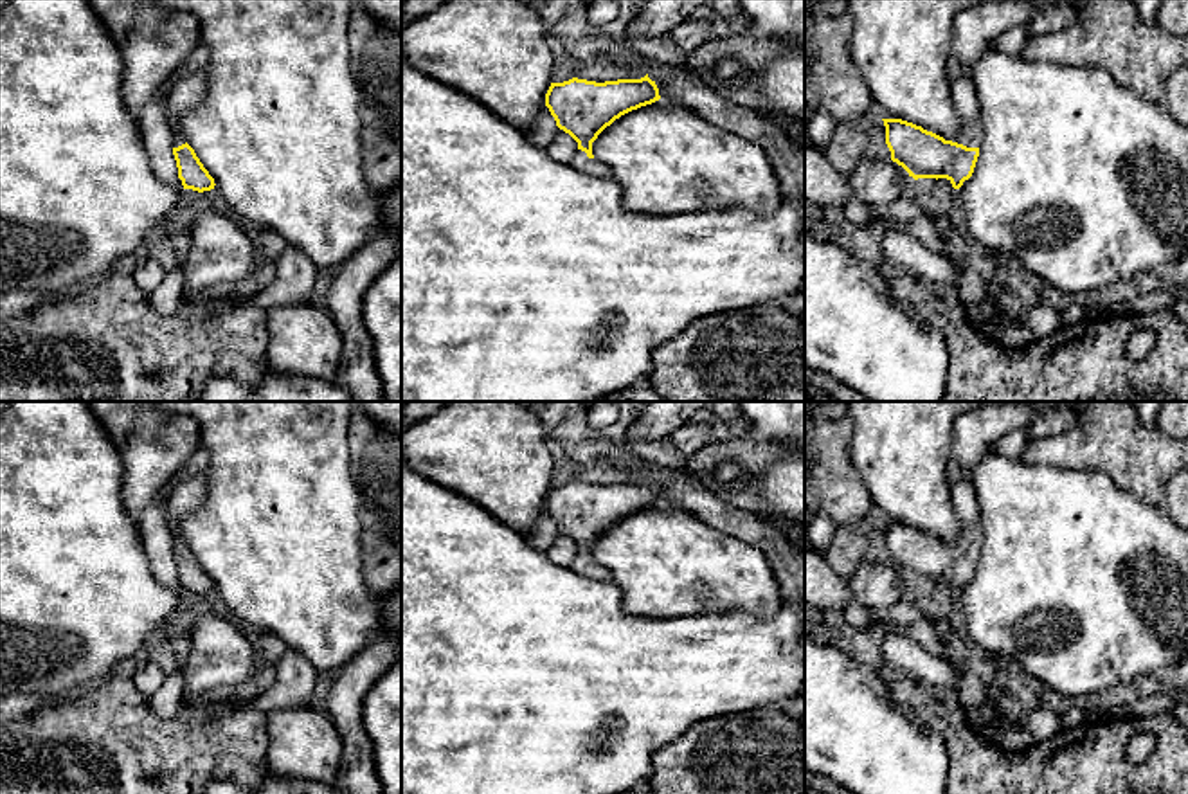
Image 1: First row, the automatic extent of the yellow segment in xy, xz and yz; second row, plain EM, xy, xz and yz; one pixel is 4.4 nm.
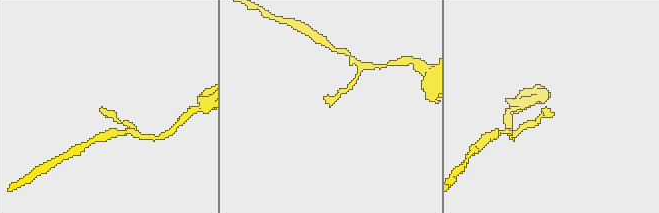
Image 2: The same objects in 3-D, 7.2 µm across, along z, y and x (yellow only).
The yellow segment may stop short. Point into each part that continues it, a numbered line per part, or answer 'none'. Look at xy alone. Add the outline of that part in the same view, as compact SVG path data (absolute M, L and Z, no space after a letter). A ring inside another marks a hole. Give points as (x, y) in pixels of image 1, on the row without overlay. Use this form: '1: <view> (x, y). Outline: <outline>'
1: xy (189, 496). Outline: M203 472L182 481L171 492L171 497L167 502L167 517L175 533L173 551L178 551L187 546L184 537L180 535L180 526L184 524L184 519L189 513L203 506L207 499L207 488L209 488L209 477Z

